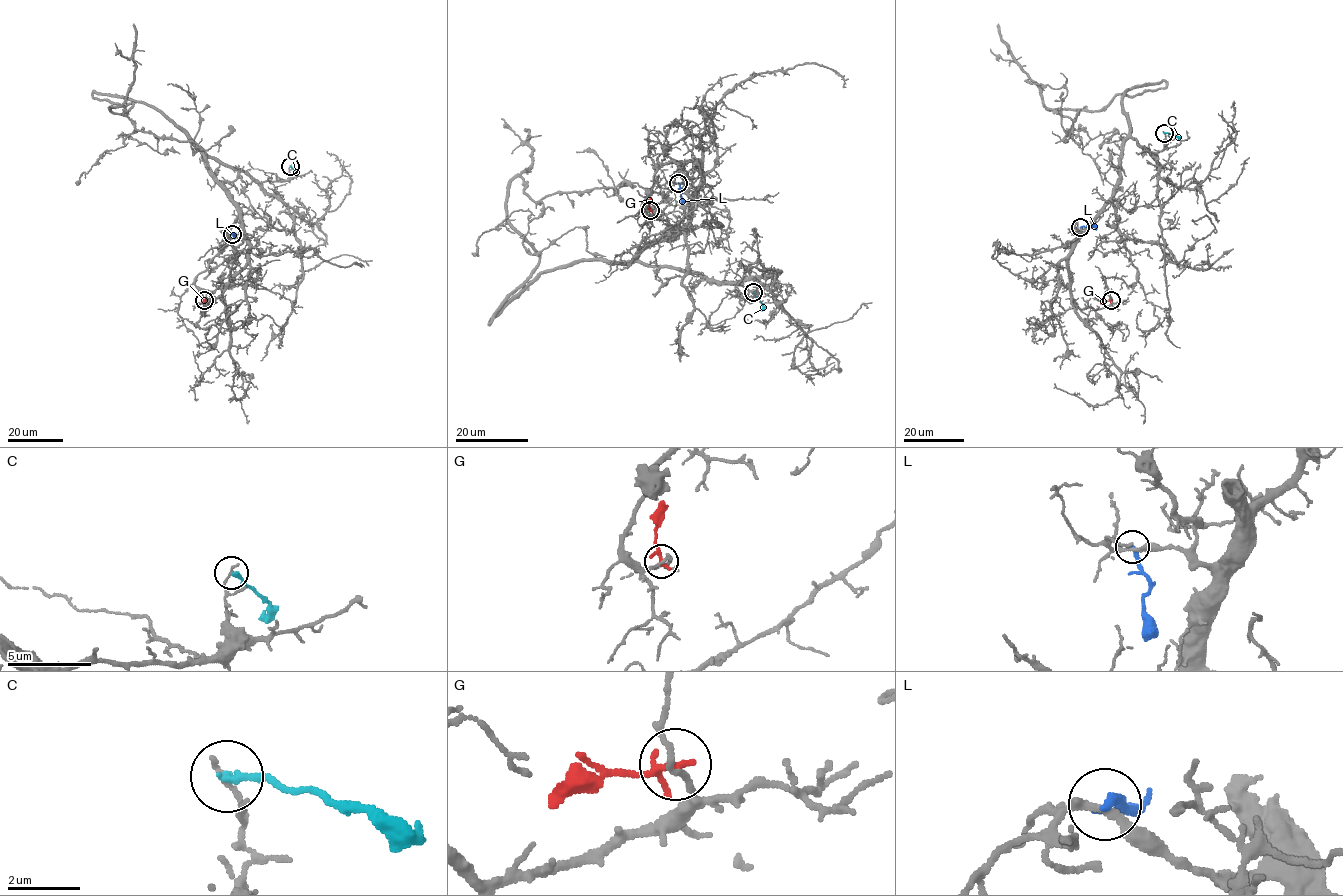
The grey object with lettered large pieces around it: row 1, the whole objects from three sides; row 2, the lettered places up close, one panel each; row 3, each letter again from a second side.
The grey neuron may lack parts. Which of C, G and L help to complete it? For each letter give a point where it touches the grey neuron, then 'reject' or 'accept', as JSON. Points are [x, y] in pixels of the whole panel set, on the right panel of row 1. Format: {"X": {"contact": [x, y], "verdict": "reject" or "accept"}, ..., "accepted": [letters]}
{"C": {"contact": [1164, 133], "verdict": "reject"}, "G": {"contact": [1111, 300], "verdict": "reject"}, "L": {"contact": [1080, 227], "verdict": "reject"}, "accepted": []}

